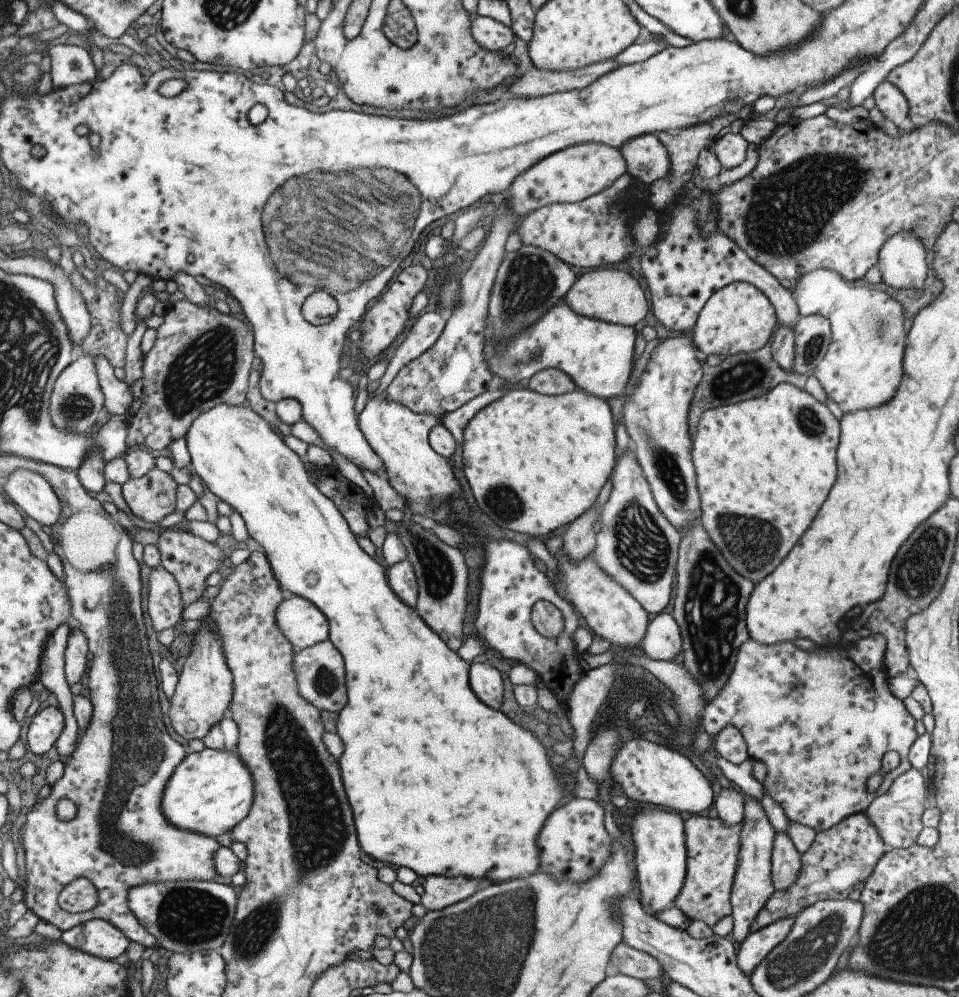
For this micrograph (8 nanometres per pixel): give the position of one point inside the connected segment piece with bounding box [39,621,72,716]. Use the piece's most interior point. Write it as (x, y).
(52, 672)

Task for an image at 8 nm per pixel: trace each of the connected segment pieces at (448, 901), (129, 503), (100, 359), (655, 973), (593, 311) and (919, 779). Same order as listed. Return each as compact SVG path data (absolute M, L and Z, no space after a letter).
M429 875L422 883L420 904L427 911L438 911L475 894L487 880L473 877L444 877Z
M153 466L141 478L128 478L121 486L122 507L133 520L157 525L175 510L175 480Z
M103 355L91 358L96 368L96 375L99 377L105 410L111 416L126 415L132 399L129 386L115 378L114 368Z
M623 941L613 947L608 961L617 972L640 981L658 978L662 969L652 956L627 946Z
M599 267L599 270L589 270L575 279L571 288L566 292L564 301L576 315L633 327L647 314L647 302L639 282L627 273L627 270L617 268Z
M910 767L909 770L896 776L881 796L875 796L863 814L876 828L887 849L916 848L916 838L923 827L920 821L924 811L923 804L929 796L930 789L928 784L923 783L923 776L918 770Z

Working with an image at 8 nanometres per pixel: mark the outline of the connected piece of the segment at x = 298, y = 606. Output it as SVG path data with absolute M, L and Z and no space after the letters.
M293 595L281 599L274 610L274 619L279 632L289 641L294 651L310 647L328 638L328 622L321 611L303 597Z

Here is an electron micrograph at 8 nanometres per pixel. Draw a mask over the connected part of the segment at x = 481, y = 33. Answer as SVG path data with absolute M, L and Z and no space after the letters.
M479 15L470 22L473 40L479 47L491 52L500 52L513 40L513 29L492 18Z

